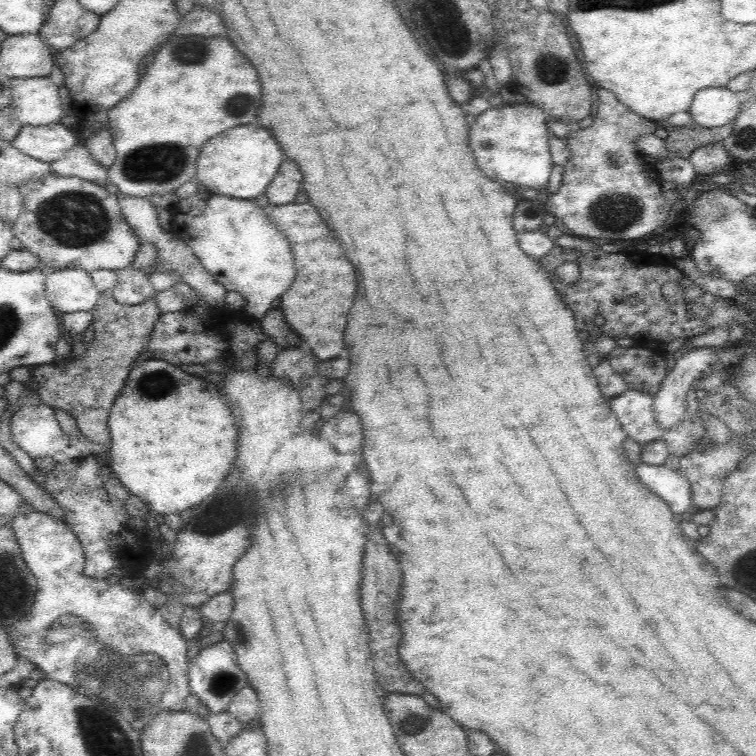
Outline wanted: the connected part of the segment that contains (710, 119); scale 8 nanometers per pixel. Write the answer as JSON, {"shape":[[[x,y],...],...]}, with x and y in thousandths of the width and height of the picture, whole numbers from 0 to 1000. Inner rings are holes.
{"shape":[[[960,115],[929,116],[918,124],[910,146],[917,160],[929,169],[950,169],[972,157],[983,127]]]}

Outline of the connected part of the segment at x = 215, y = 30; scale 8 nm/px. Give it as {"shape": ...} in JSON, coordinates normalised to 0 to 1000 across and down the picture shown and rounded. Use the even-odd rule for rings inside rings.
{"shape":[[[259,8],[241,20],[231,44],[241,48],[299,48],[299,37],[288,16],[283,16],[280,11]]]}

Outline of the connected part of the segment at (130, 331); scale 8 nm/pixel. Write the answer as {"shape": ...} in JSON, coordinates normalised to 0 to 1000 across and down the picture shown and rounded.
{"shape":[[[134,388],[127,405],[120,410],[122,429],[127,442],[115,452],[108,471],[93,474],[85,481],[56,481],[42,499],[50,508],[44,524],[62,536],[87,544],[98,552],[108,577],[143,593],[146,570],[142,553],[161,516],[175,481],[196,462],[204,429],[214,415],[206,403],[205,392],[181,403],[156,401],[144,388]]]}

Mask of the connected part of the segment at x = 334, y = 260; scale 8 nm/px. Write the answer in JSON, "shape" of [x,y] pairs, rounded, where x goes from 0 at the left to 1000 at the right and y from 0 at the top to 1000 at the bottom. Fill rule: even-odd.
{"shape":[[[390,266],[378,272],[354,270],[349,278],[354,290],[362,291],[378,310],[392,341],[394,362],[381,386],[370,392],[373,413],[389,439],[397,442],[394,446],[398,451],[409,455],[421,479],[435,479],[448,471],[450,463],[455,460],[458,421],[471,392],[468,352],[458,344],[452,325],[413,270],[393,270]]]}

